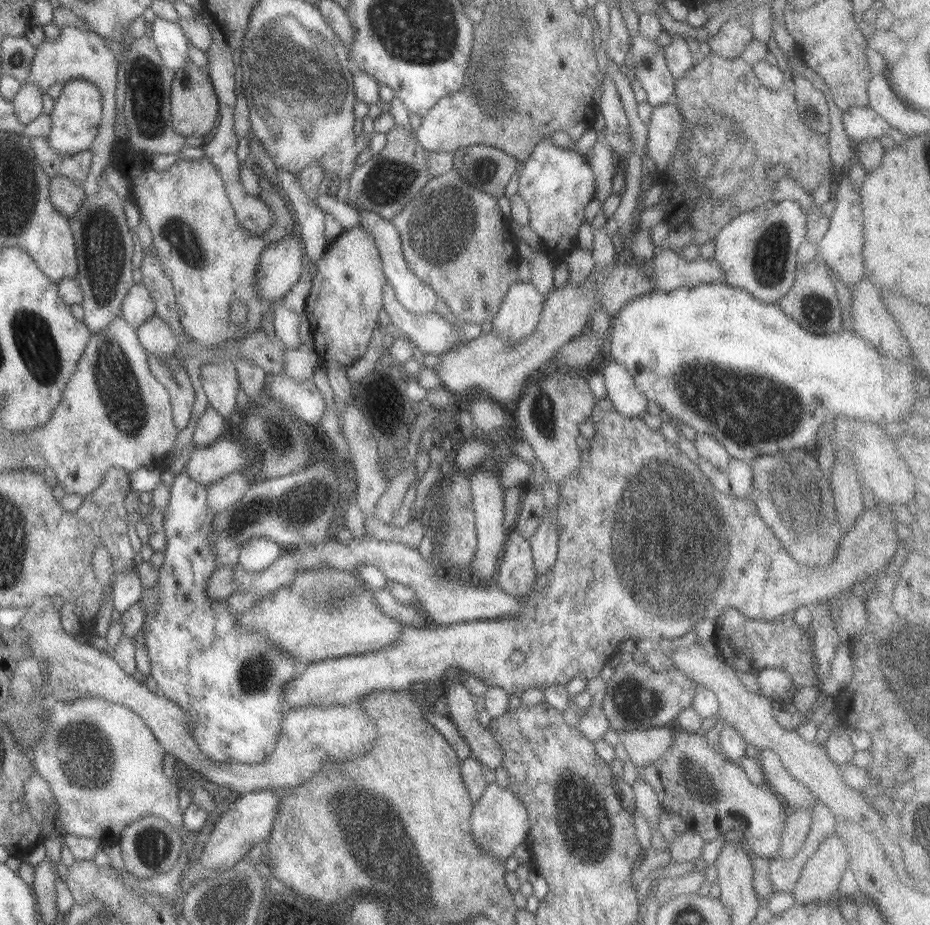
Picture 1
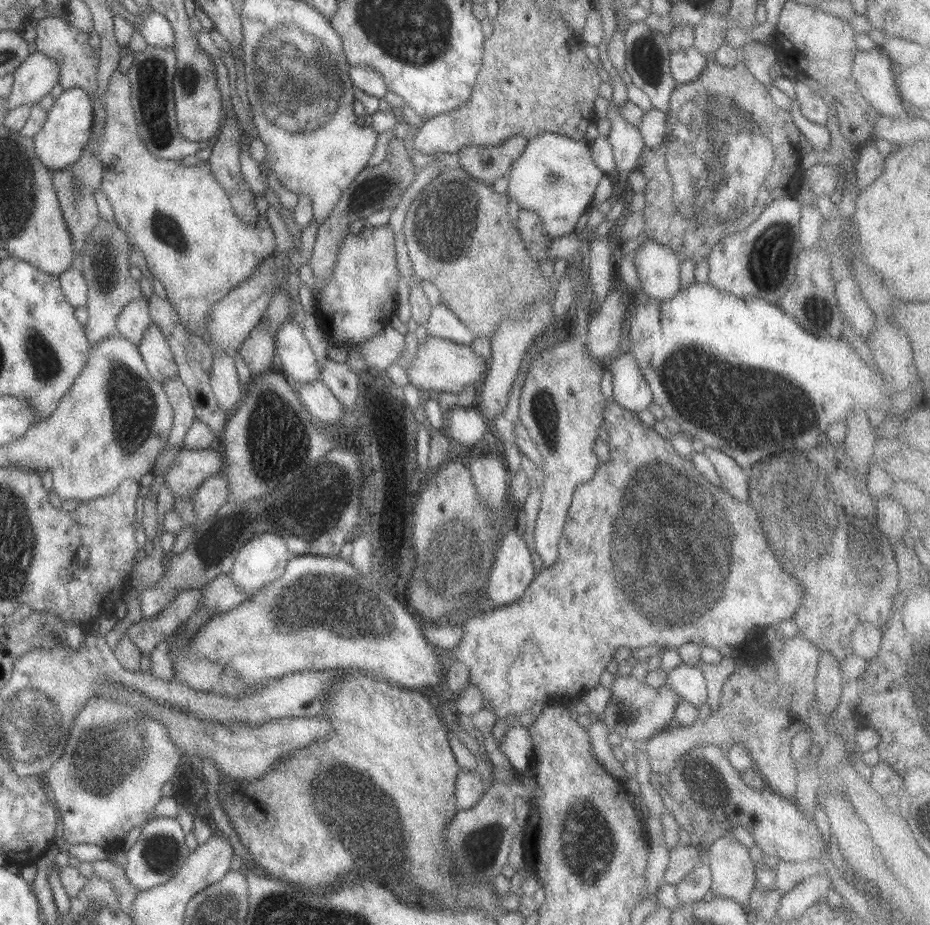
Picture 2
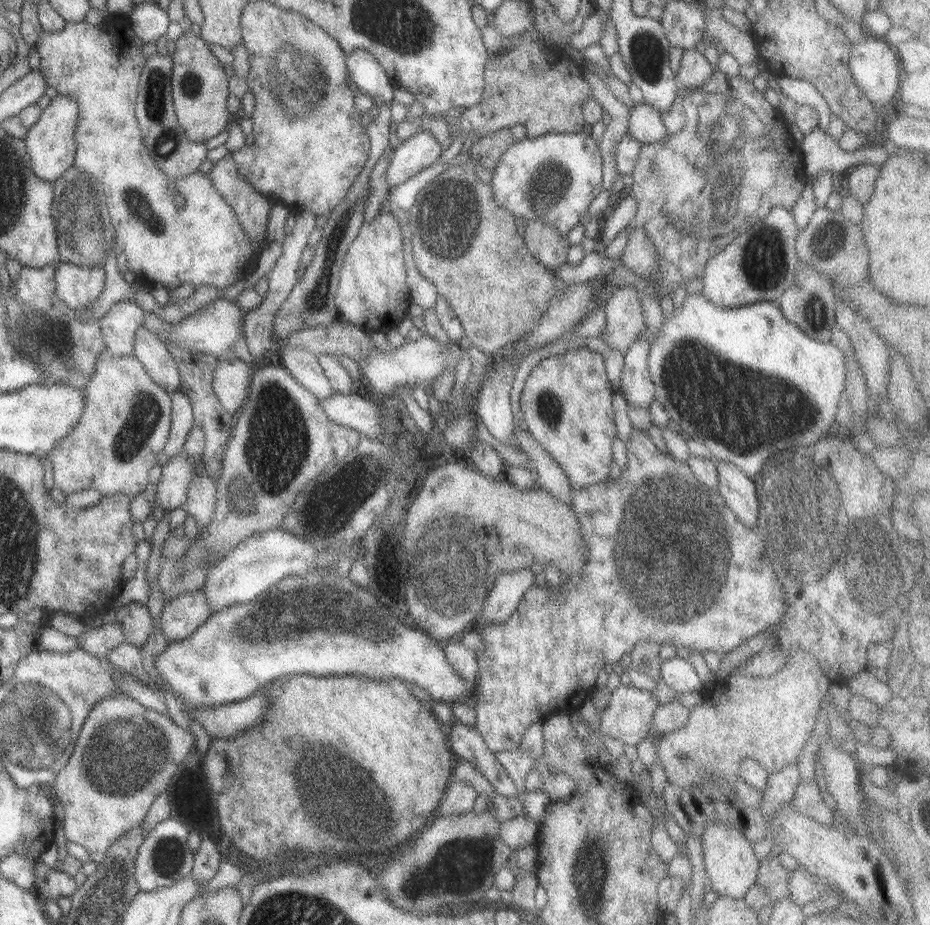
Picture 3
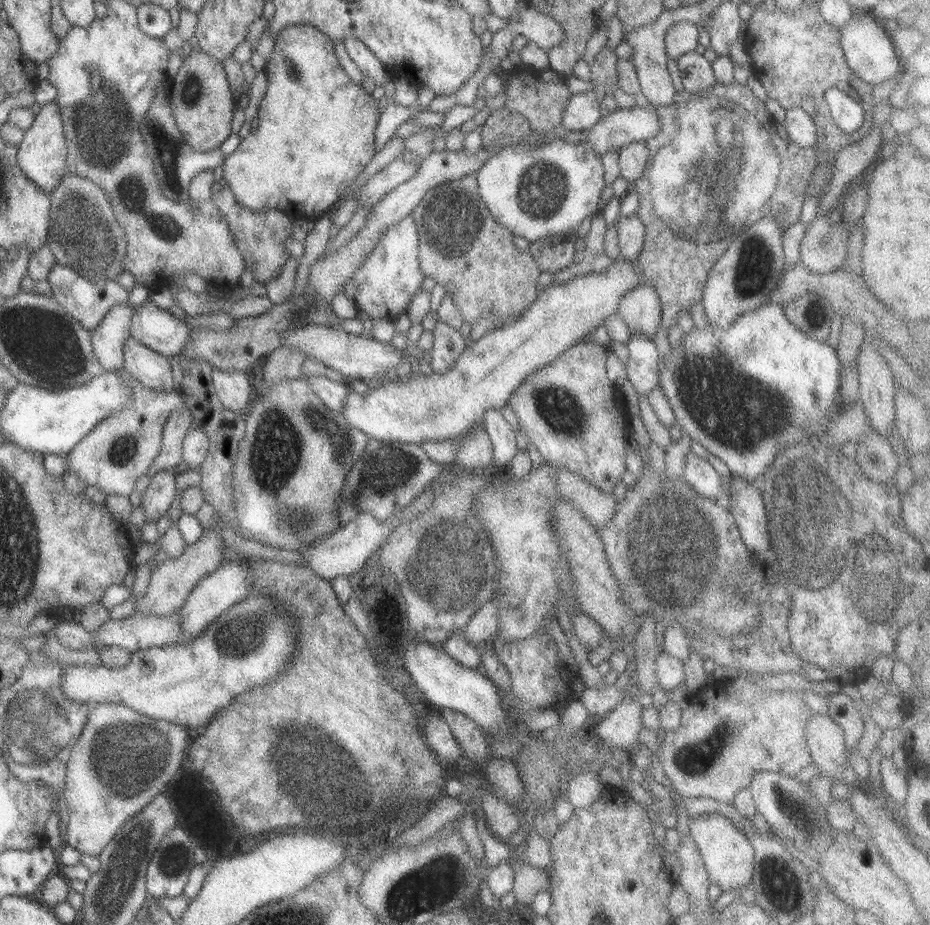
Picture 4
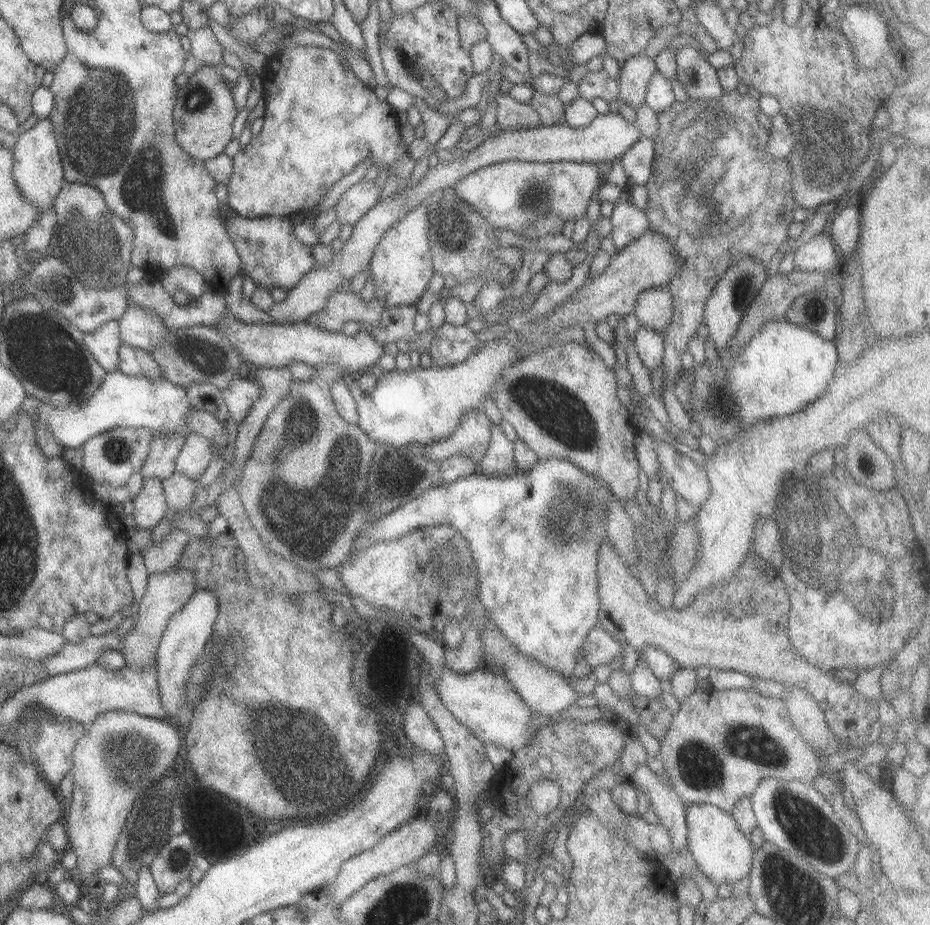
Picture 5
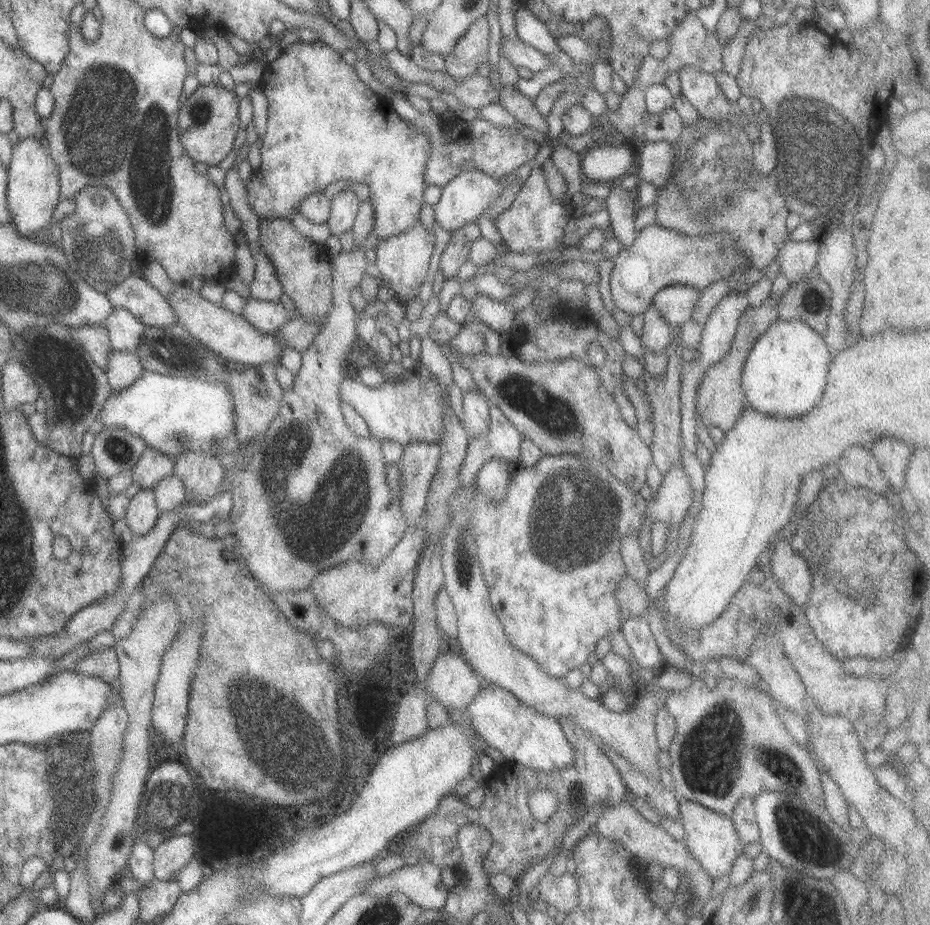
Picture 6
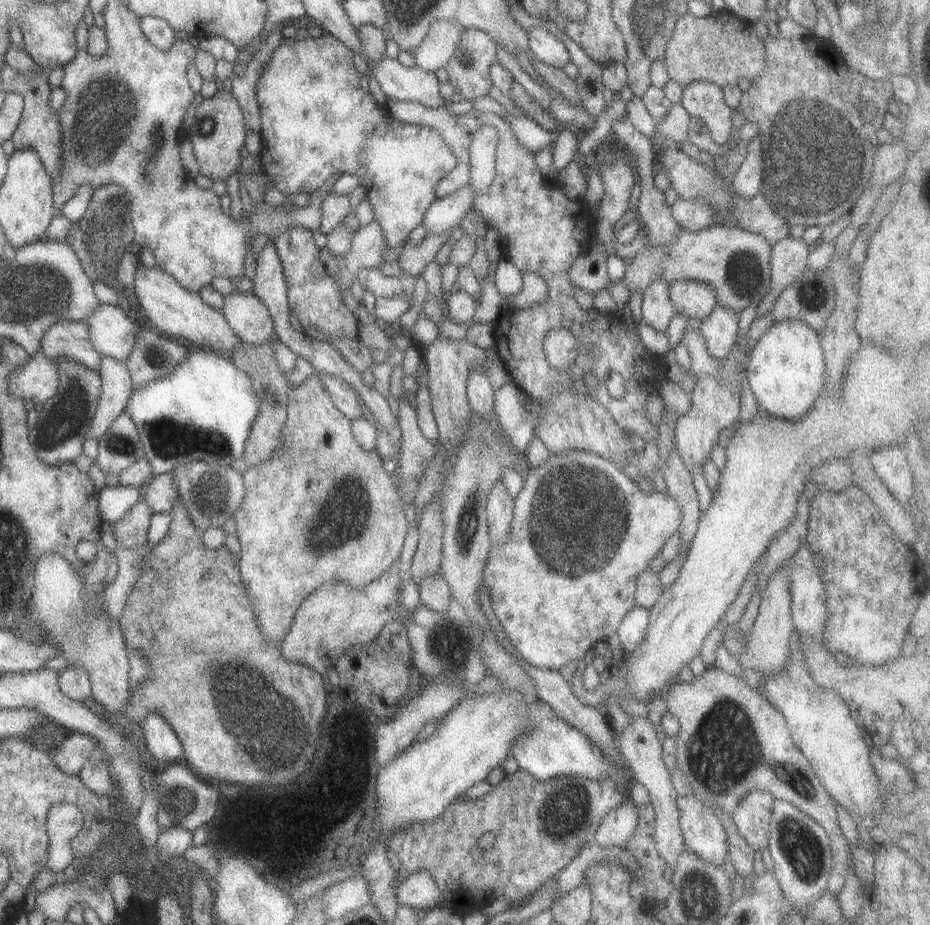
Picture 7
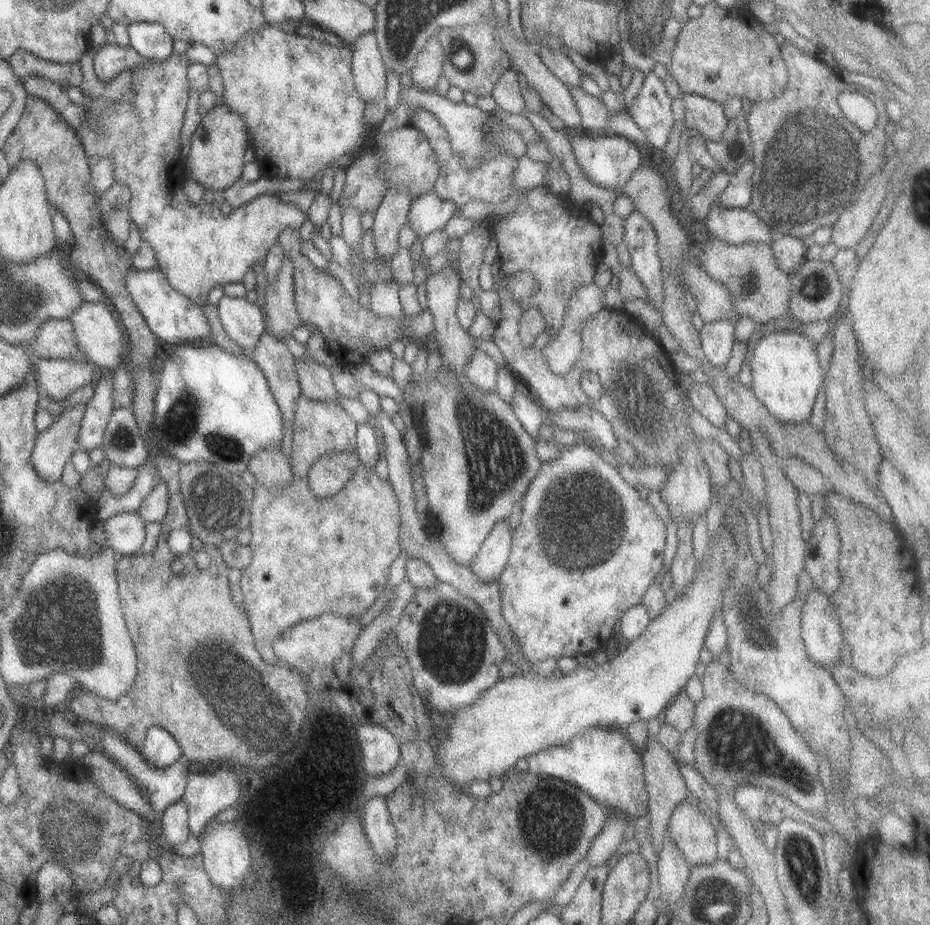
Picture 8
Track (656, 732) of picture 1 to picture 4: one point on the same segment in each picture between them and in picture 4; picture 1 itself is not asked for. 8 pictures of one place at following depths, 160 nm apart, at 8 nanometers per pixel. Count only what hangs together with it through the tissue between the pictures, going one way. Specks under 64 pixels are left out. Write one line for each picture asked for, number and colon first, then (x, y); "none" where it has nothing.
2: (763, 716)
3: (768, 719)
4: (714, 753)

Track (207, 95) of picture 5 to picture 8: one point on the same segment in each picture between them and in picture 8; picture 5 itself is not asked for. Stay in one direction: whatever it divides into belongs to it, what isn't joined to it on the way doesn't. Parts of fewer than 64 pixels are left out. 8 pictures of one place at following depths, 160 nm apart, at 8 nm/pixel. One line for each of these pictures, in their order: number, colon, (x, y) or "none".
6: (207, 121)
7: (217, 134)
8: (215, 160)

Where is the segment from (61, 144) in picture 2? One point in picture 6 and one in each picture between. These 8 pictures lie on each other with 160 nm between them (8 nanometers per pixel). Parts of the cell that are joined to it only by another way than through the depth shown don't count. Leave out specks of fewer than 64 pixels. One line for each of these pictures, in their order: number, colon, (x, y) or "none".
3: (49, 147)
4: (40, 156)
5: (36, 165)
6: (32, 186)

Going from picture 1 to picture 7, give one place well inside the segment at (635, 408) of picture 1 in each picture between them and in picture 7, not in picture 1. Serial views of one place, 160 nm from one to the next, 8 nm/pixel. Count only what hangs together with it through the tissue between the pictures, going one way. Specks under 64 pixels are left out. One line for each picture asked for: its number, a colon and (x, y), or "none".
2: (630, 392)
3: (636, 387)
4: (641, 367)
5: (648, 343)
6: (655, 335)
7: (656, 309)

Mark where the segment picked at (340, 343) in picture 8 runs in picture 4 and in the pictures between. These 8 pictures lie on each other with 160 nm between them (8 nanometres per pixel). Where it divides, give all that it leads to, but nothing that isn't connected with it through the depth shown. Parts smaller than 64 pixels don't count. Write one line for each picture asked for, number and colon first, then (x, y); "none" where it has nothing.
4: (259, 236)
5: (269, 254)
6: (302, 266)
7: (312, 295)

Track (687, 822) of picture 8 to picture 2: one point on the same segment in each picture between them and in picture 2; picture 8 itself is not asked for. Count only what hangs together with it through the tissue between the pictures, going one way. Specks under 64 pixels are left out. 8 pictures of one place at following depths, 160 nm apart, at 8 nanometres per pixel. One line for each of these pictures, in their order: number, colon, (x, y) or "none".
2: (731, 871)
3: (730, 866)
4: (727, 856)
5: (722, 854)
6: (710, 839)
7: (703, 834)

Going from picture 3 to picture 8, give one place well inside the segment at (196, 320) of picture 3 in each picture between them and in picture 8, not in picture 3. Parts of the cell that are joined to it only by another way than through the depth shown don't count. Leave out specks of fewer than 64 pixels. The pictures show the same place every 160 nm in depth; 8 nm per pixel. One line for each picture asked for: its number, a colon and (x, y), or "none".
4: (154, 328)
5: (140, 329)
6: (124, 332)
7: (110, 331)
8: (96, 330)

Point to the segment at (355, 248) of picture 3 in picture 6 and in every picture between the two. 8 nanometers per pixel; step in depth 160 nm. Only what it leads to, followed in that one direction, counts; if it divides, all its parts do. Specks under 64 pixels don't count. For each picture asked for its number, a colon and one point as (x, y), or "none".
4: (382, 286)
5: (400, 266)
6: (402, 259)

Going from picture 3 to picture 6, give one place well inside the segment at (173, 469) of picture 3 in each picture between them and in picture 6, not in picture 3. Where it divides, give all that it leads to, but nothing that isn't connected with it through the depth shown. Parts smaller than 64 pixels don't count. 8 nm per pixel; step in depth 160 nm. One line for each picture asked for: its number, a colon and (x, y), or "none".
4: (158, 495)
5: (147, 508)
6: (141, 513)

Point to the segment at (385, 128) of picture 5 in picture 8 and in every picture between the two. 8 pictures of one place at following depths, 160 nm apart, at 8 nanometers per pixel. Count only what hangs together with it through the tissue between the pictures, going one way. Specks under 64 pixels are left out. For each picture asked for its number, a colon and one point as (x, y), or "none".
6: (322, 125)
7: (315, 120)
8: (295, 95)

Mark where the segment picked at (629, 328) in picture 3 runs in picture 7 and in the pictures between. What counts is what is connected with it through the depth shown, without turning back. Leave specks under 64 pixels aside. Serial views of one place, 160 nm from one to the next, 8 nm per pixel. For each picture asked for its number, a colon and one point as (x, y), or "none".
4: (639, 308)
5: (653, 307)
6: (675, 303)
7: (695, 299)

